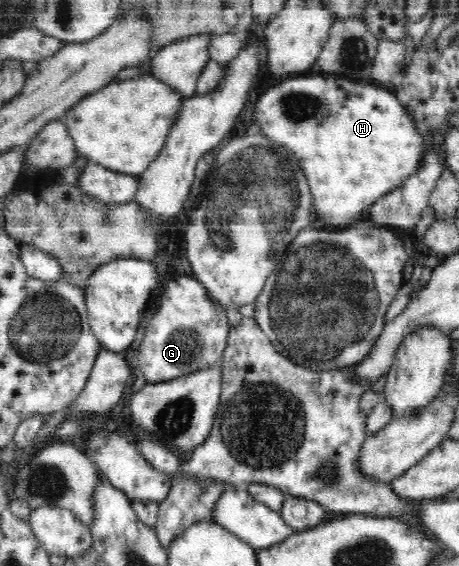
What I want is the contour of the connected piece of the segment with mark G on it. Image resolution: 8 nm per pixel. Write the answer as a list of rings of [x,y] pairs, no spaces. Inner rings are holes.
[[[188,271],[188,275],[178,275],[178,279],[168,281],[166,289],[161,295],[160,305],[150,311],[141,331],[140,347],[138,349],[138,365],[140,373],[144,375],[142,383],[158,384],[190,375],[199,369],[212,367],[220,363],[223,351],[227,347],[227,337],[232,325],[227,318],[227,308],[211,298],[208,290]]]

